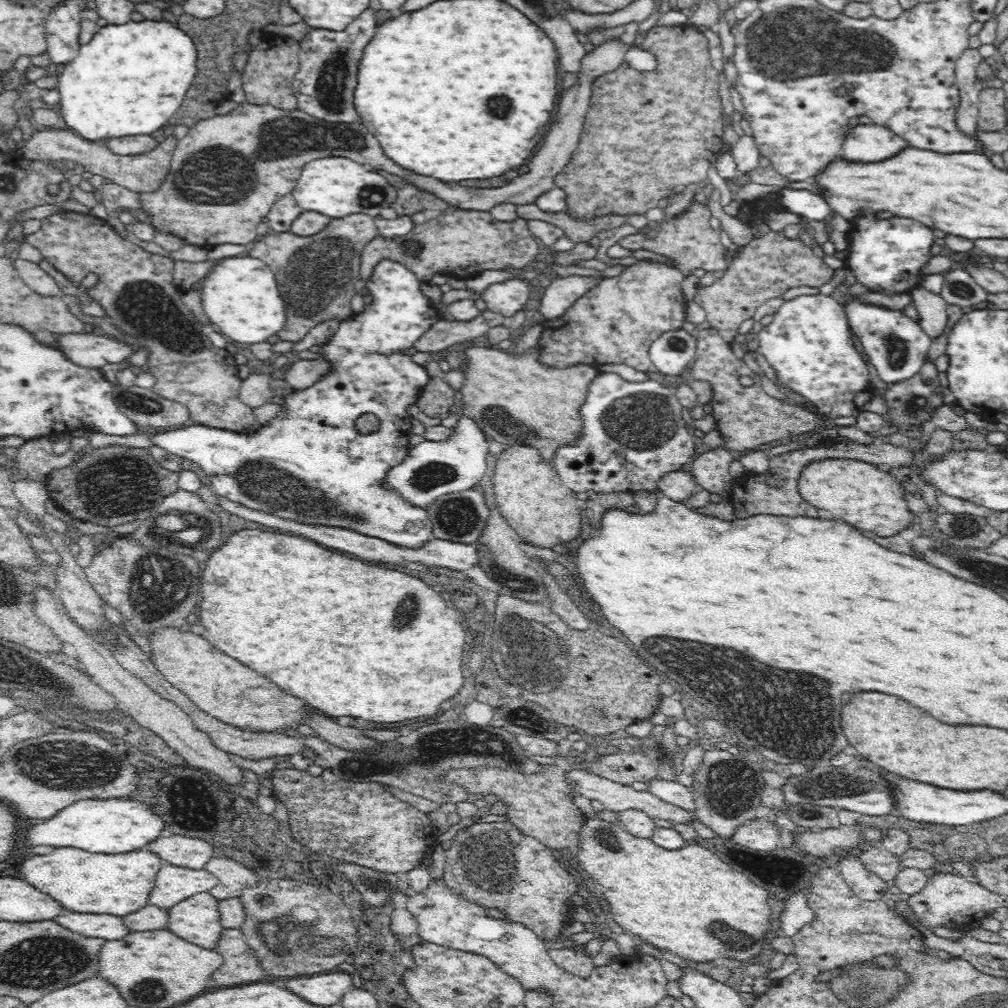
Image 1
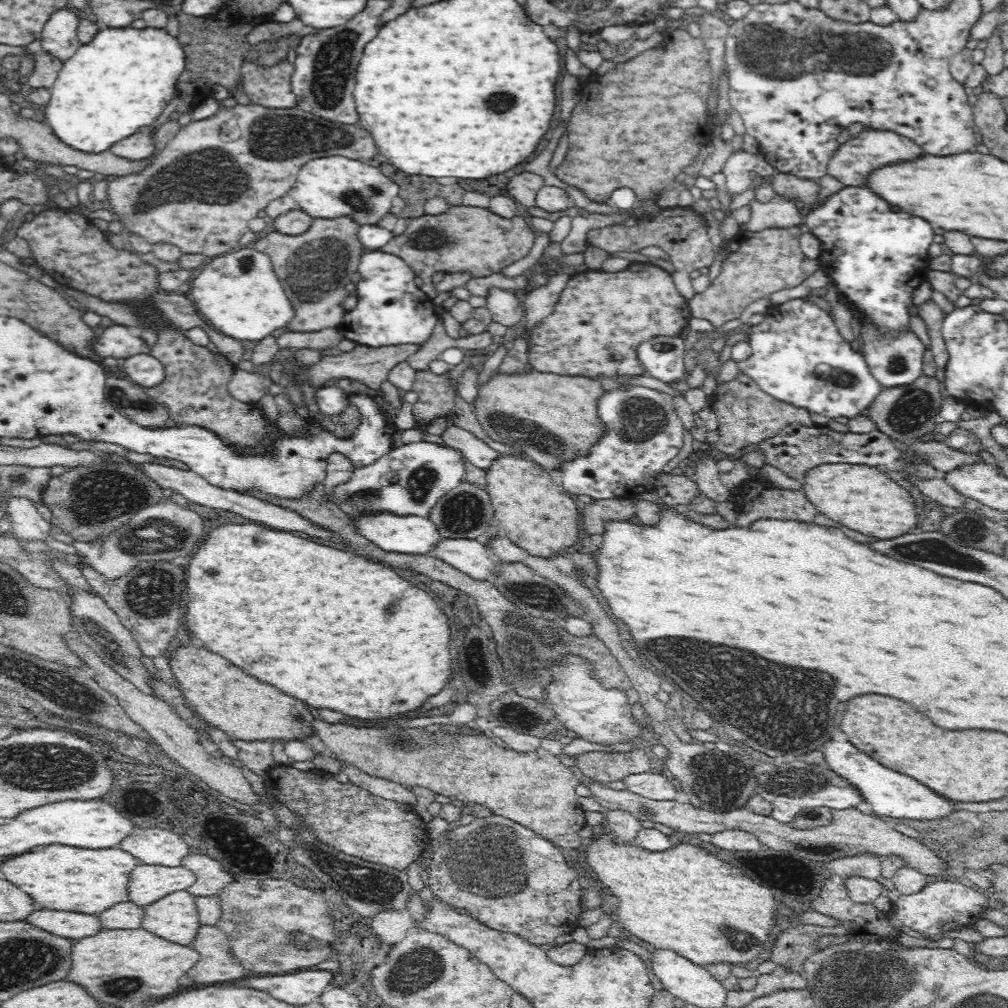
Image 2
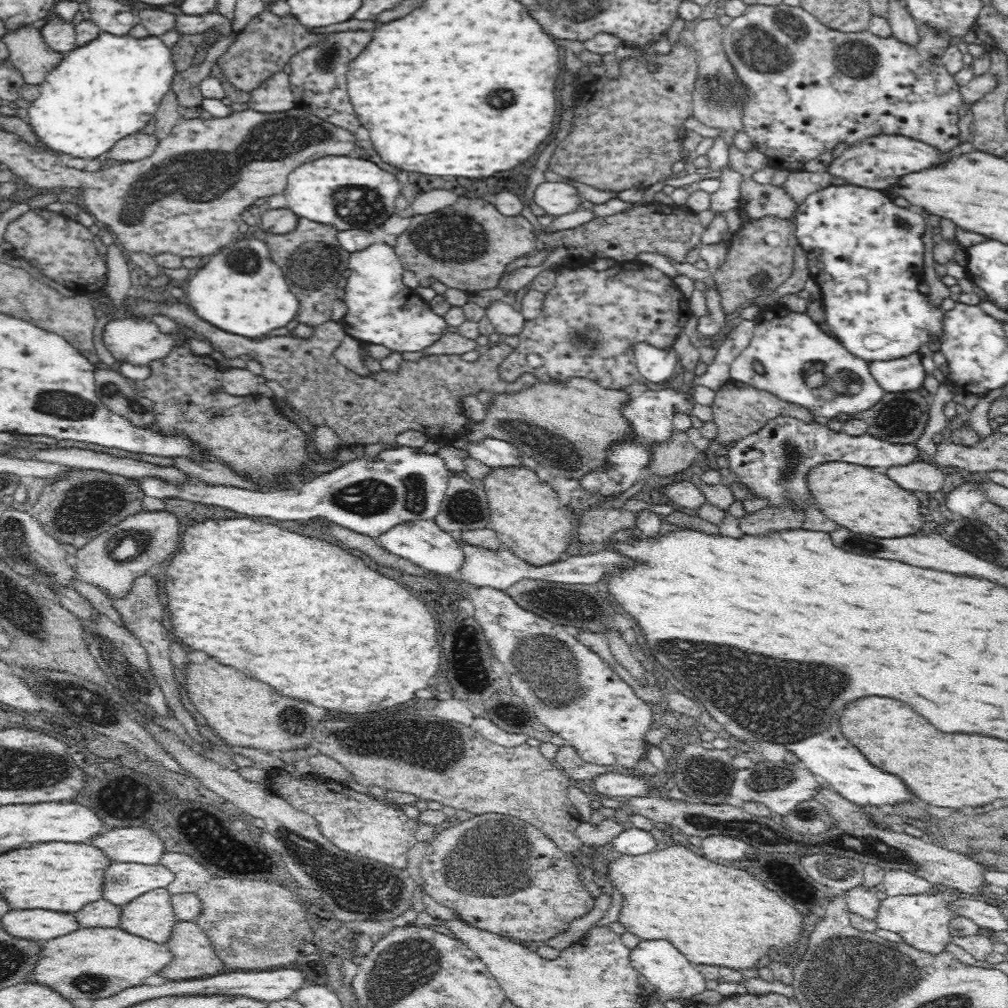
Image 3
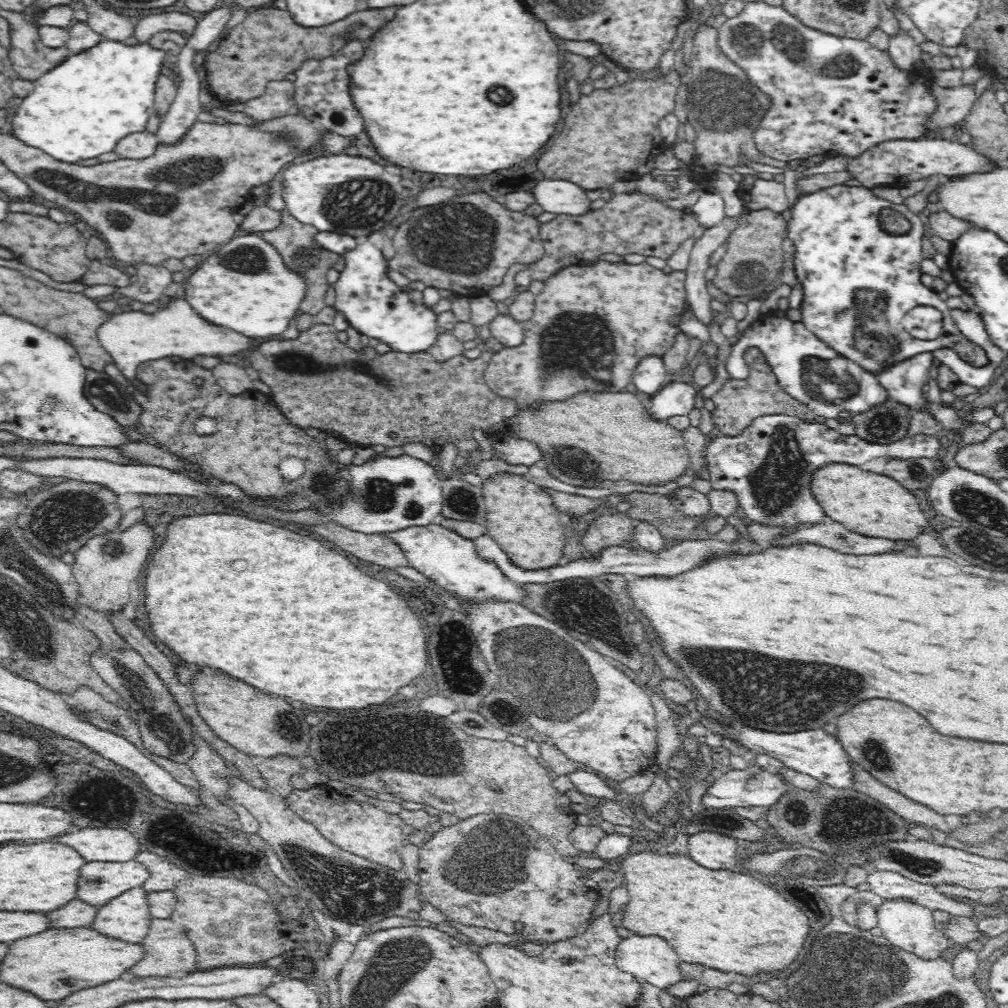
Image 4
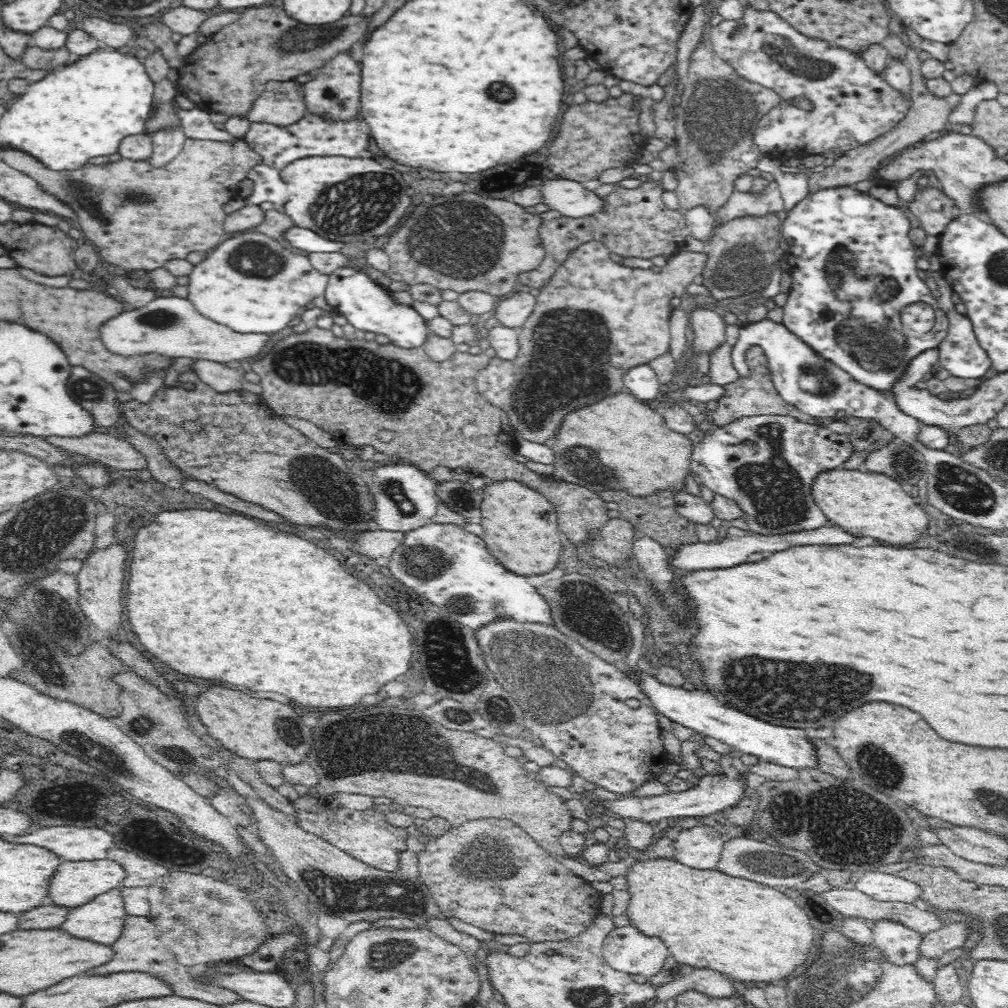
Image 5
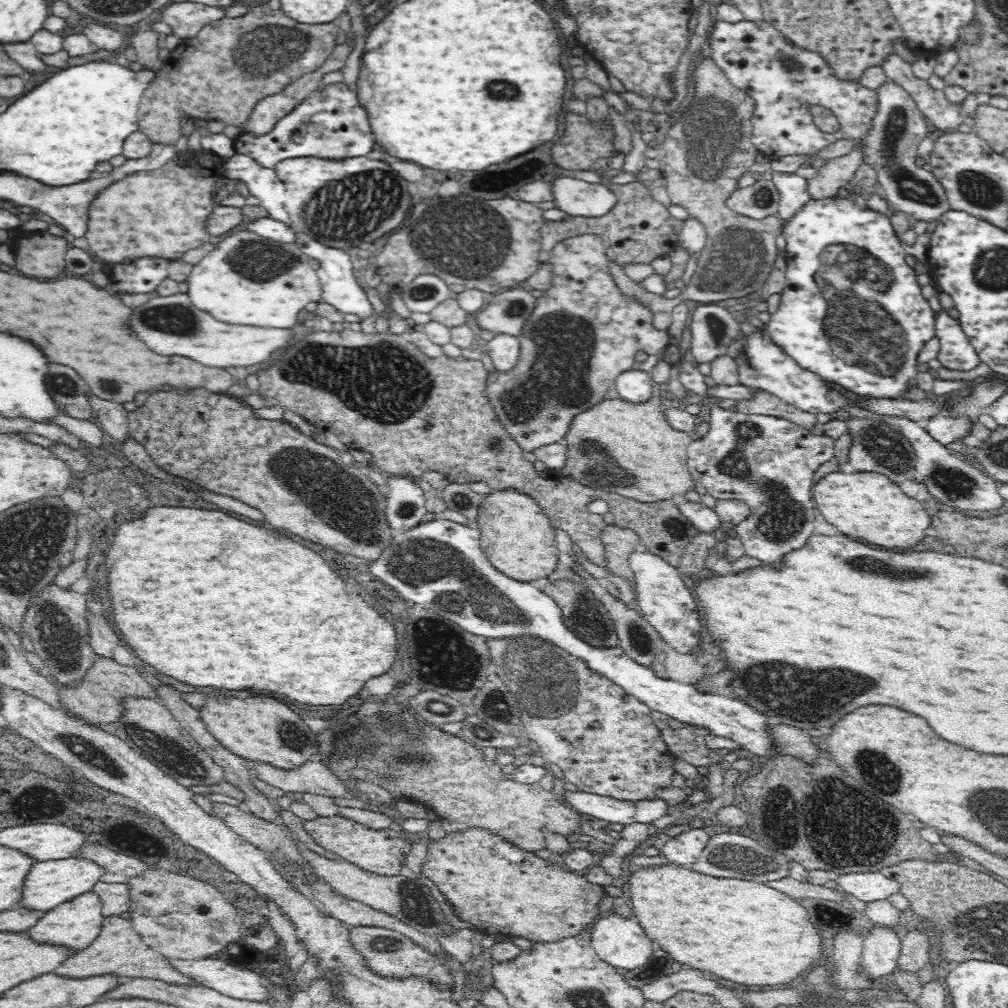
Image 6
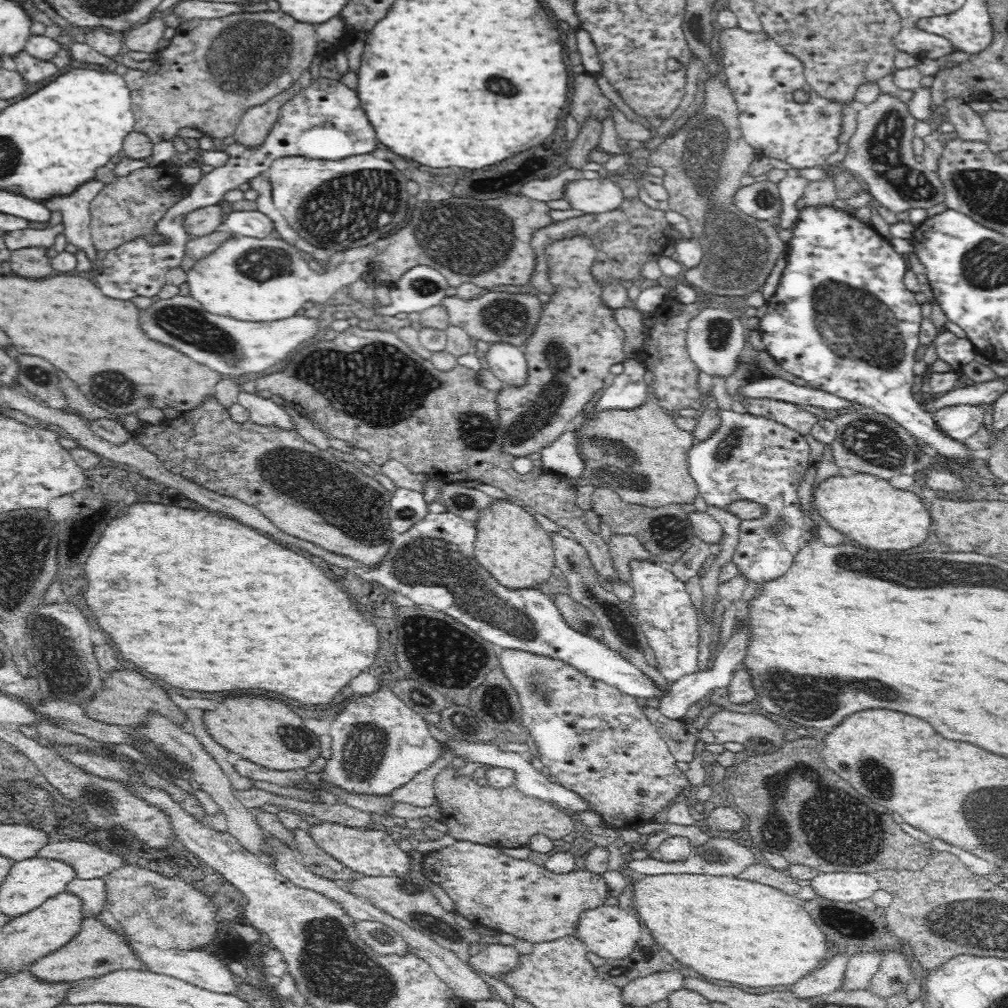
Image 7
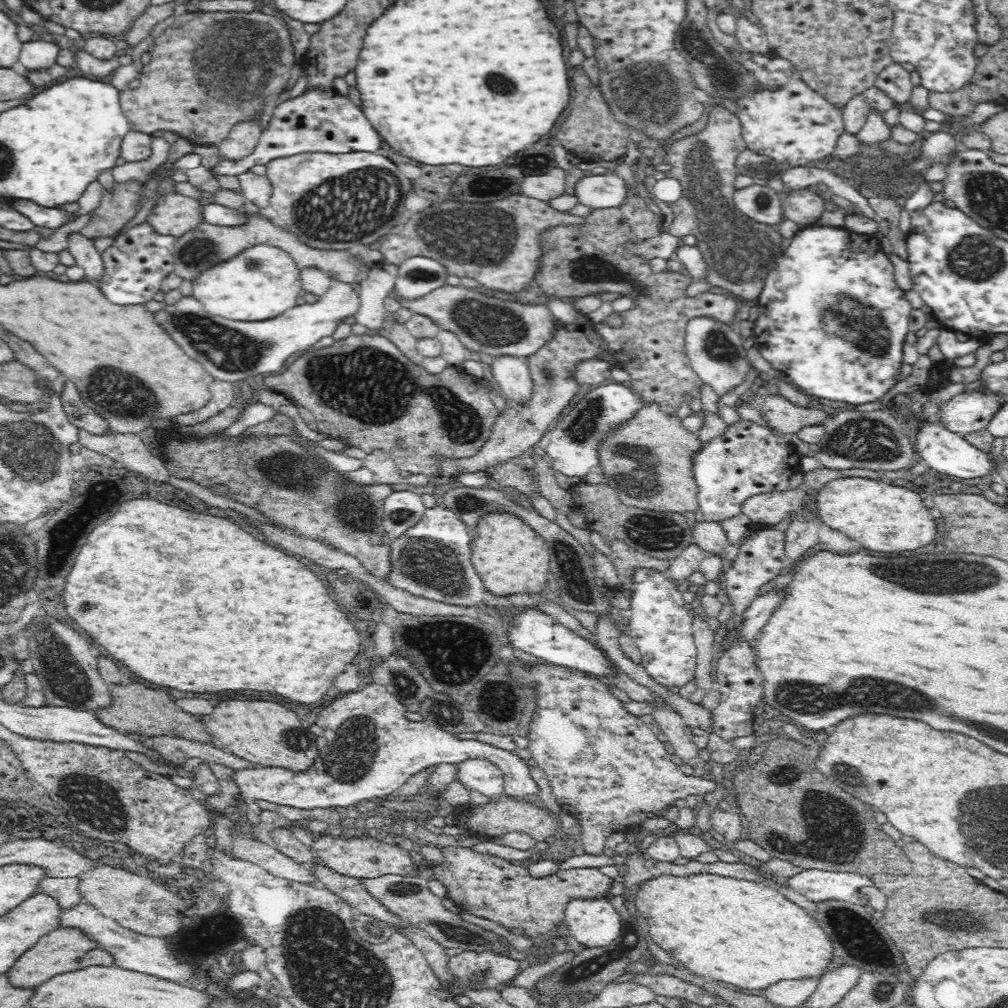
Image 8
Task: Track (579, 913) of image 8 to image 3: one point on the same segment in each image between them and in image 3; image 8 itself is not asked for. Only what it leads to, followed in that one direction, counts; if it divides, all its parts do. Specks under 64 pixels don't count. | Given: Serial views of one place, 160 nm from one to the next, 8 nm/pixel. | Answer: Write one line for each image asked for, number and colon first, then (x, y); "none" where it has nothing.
3: (664, 967)
4: (649, 958)
5: (626, 948)
6: (622, 942)
7: (609, 931)

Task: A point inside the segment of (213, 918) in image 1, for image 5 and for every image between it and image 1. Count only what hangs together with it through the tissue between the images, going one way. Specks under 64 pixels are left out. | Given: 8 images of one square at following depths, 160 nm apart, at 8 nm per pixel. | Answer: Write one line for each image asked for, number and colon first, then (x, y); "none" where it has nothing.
2: (172, 917)
3: (149, 916)
4: (123, 918)
5: (98, 920)

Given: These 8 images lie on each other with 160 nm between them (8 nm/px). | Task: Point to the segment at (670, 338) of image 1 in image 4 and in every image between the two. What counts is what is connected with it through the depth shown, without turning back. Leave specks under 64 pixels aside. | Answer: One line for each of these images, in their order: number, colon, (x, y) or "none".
2: (662, 358)
3: (656, 366)
4: (649, 376)

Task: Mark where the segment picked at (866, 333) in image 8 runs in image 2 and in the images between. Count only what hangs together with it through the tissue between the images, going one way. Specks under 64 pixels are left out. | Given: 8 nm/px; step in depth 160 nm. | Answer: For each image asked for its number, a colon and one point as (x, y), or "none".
2: (877, 257)
3: (866, 254)
4: (857, 257)
5: (853, 267)
6: (851, 312)
7: (841, 319)

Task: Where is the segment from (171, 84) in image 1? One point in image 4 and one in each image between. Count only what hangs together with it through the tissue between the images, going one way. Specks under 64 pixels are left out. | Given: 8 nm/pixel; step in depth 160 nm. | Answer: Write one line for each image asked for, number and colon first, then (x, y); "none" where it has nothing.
2: (120, 80)
3: (98, 93)
4: (82, 108)

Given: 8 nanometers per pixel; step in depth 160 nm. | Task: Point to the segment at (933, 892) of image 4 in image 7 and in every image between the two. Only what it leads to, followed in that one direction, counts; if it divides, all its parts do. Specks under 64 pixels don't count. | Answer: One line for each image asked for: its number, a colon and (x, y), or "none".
5: (879, 886)
6: (870, 886)
7: (837, 886)

